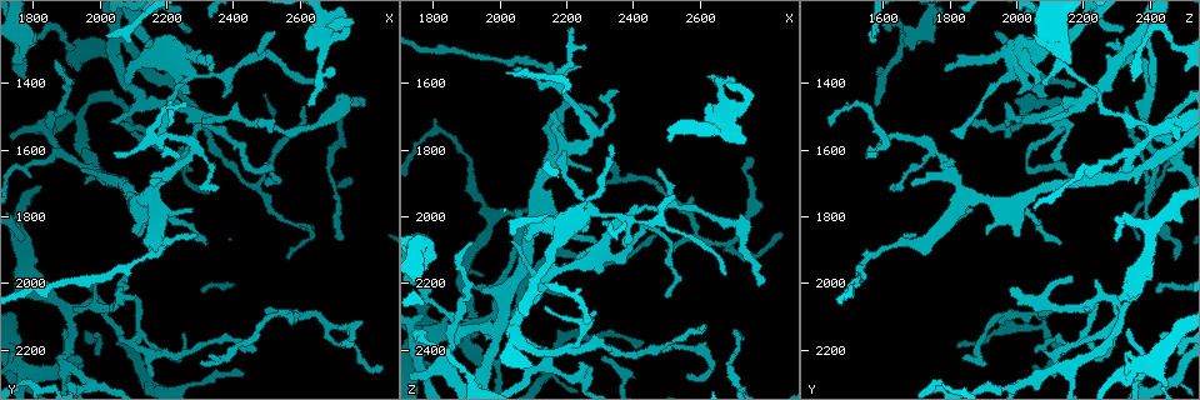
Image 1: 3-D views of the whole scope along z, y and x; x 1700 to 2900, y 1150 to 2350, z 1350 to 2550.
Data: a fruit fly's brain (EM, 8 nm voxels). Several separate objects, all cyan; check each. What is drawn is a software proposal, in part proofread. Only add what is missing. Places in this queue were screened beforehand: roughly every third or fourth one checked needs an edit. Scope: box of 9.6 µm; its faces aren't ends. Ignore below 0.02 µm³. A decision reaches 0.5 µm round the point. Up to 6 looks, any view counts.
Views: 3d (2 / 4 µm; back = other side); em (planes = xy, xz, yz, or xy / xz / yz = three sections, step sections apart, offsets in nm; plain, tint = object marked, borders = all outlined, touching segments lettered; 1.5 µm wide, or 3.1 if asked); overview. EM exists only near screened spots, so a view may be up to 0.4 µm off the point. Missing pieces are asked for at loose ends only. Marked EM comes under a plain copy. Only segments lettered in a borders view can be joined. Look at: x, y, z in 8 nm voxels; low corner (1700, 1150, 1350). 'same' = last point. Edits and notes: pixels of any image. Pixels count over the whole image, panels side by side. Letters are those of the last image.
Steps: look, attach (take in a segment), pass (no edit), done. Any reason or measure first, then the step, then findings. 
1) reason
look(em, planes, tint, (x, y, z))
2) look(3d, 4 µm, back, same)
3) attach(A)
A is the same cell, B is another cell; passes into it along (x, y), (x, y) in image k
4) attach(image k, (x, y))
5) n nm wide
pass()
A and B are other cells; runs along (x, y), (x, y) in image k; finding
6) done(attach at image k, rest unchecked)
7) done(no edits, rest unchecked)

branch stops here
look(3d, 2 µm, back, (2340, 1360, 1790))

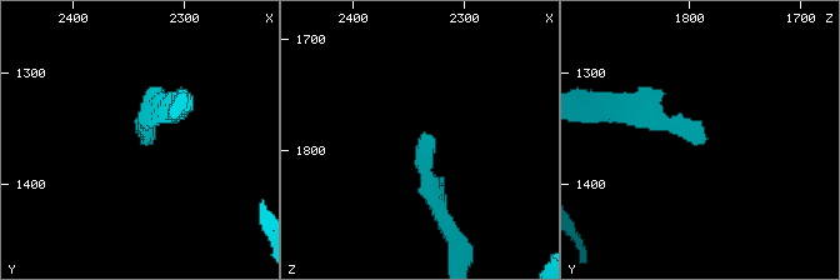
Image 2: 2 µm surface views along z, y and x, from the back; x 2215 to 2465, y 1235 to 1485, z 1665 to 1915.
now the EM
look(em, planes, borders, (2338, 1364, 1786))

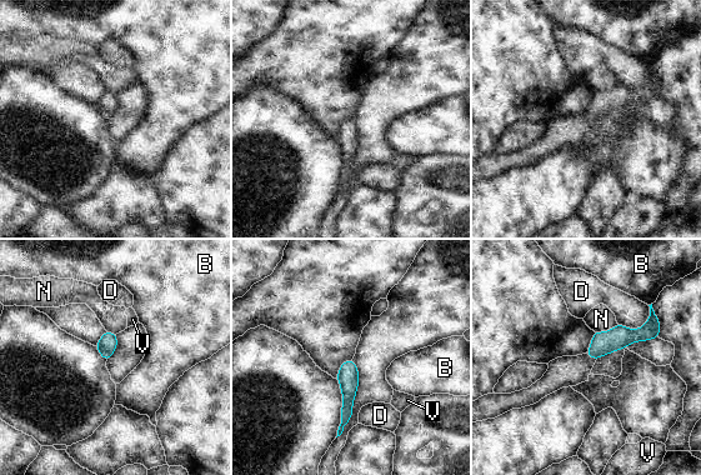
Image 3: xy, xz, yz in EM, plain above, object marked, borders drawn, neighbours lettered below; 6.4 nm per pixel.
120 nm wide
pass()
B, D, N and V are other cells; runs along (652, 316), (641, 334), (591, 353) in image 3; none of them fits

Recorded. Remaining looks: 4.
free end
look(3d, 2 µm, back, (2780, 1470, 2210))

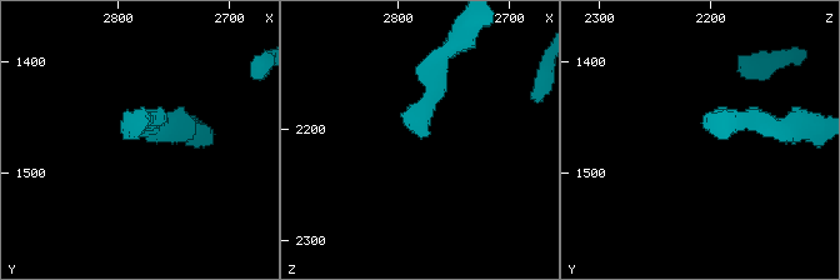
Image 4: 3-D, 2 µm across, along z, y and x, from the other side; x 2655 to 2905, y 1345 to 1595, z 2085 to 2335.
now the EM
look(em, xy, step 4, tint, (2778, 1458, 2206))

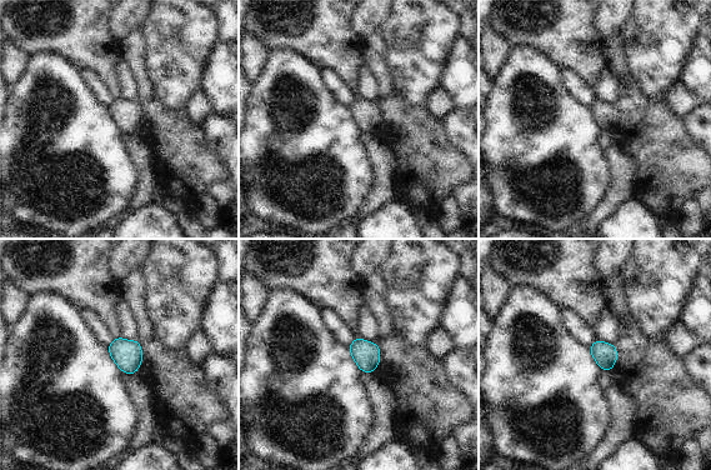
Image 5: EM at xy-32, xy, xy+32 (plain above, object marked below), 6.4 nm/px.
see the neighbours
look(em, xy, step 4, borders, same)

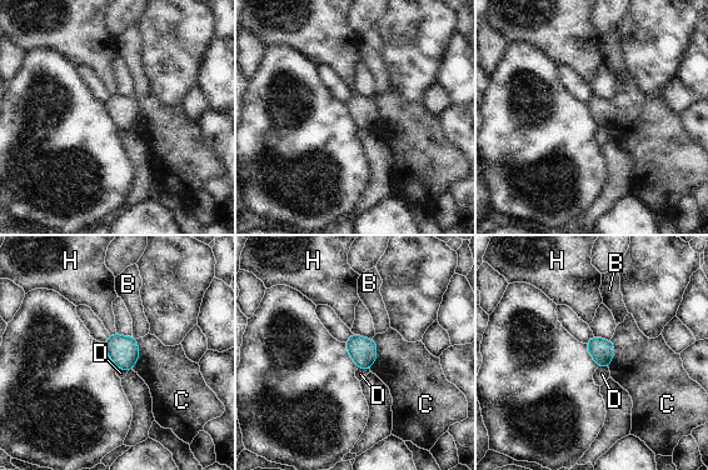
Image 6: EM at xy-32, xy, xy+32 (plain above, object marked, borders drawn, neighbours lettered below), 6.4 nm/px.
C touches over 200 nm
pass()
B, C, D and H are other cells; border along (358, 366), (369, 370) in image 6; no lettered segment goes on from it

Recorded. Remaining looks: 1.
done(no edits, rest unchecked)

